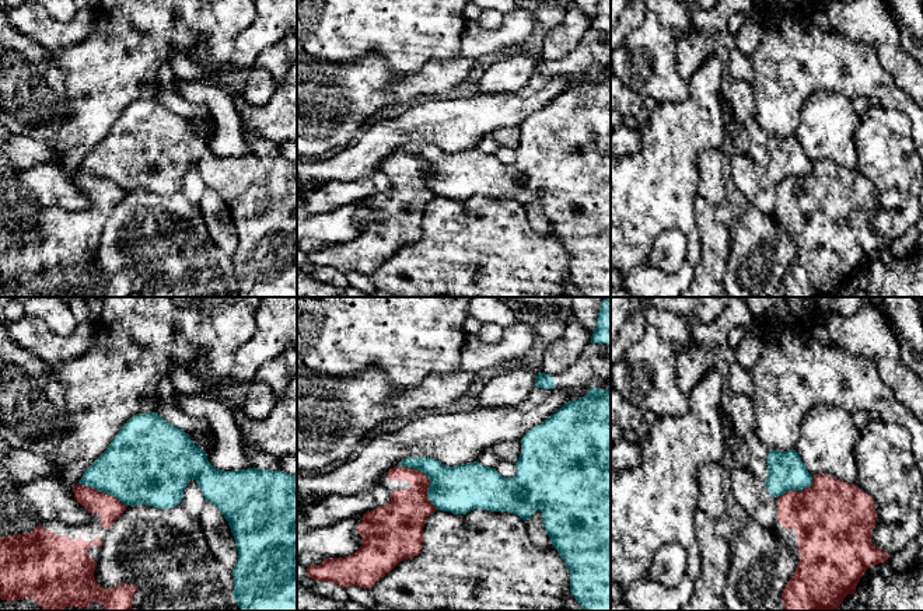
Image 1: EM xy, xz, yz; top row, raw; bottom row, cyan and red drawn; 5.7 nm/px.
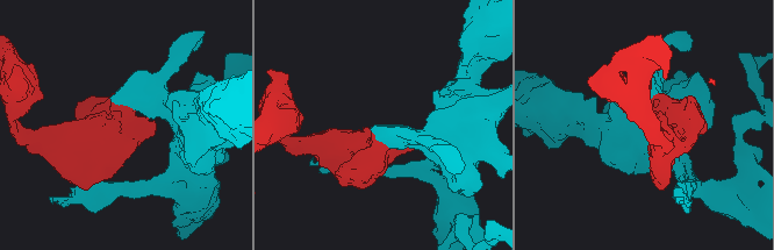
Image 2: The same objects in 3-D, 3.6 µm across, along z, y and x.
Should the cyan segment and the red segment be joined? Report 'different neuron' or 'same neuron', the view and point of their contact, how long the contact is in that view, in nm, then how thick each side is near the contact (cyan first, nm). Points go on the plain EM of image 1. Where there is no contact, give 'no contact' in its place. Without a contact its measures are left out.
different neuron; contact xz (429, 164); length 340 nm; calibres 280 and 240 nm

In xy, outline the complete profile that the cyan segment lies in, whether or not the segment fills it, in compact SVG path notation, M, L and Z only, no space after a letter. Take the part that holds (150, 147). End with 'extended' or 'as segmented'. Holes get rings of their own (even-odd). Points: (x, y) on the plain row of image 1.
M151 98L132 102L106 136L84 157L78 170L112 181L126 192L148 191L171 195L182 188L183 175L190 165L197 168L206 188L221 198L234 221L238 245L231 256L233 283L241 297L297 297L297 161L255 153L218 156L209 149L206 137L196 133L188 119Z; as segmented

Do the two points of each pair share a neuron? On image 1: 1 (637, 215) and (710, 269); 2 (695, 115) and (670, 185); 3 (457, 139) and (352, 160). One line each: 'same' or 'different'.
1: different
2: same
3: same

